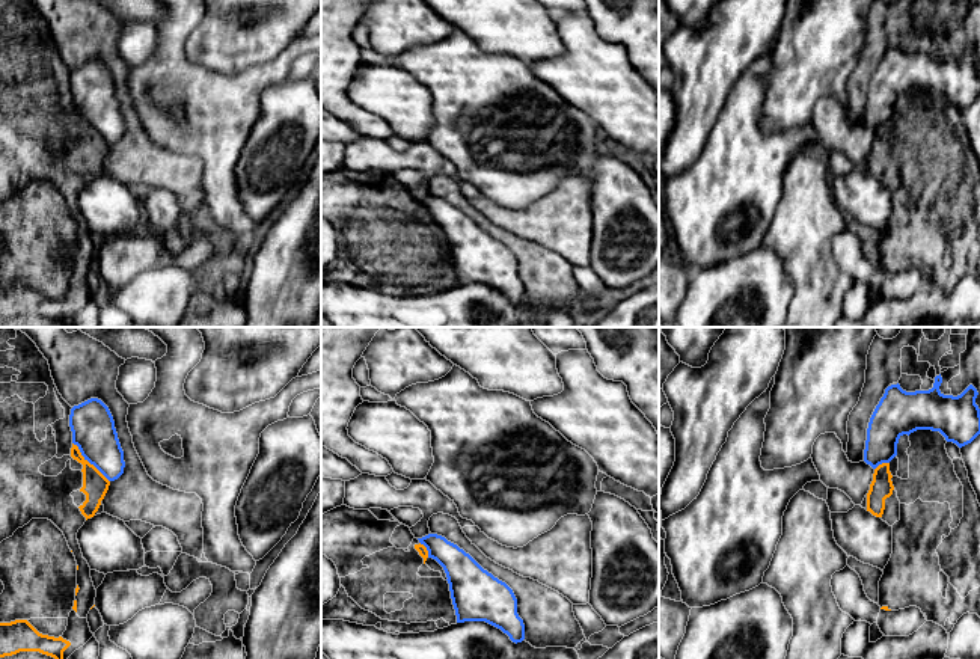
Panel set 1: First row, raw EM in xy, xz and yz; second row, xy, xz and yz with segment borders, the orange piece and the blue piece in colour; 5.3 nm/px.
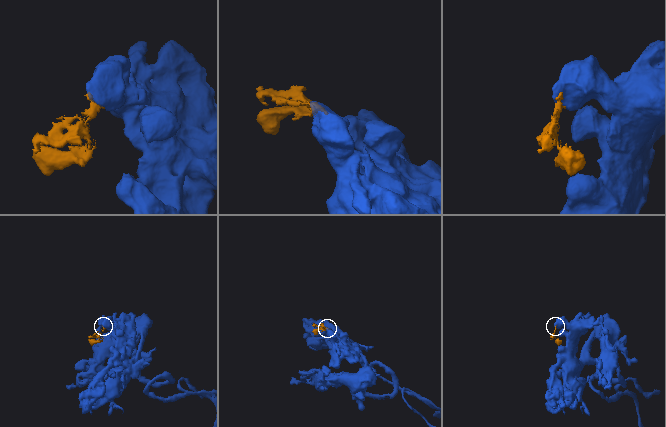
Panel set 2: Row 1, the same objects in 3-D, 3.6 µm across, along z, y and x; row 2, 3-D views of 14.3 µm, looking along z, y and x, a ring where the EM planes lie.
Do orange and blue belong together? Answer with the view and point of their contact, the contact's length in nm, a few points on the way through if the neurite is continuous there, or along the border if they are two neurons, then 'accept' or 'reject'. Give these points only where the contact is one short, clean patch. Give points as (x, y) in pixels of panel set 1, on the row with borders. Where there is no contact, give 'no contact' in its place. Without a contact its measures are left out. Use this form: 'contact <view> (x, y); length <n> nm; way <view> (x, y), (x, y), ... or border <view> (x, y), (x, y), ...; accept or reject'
contact xy (88, 462); length 300 nm; border xy (73, 442), (109, 481); reject

